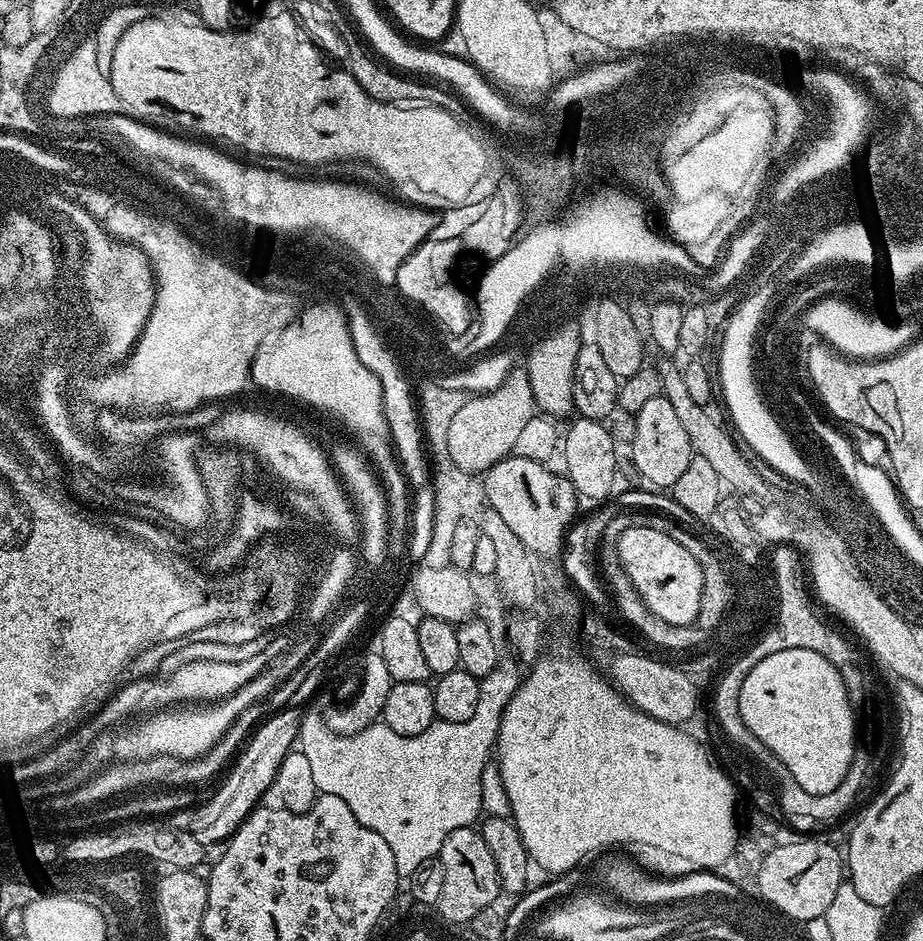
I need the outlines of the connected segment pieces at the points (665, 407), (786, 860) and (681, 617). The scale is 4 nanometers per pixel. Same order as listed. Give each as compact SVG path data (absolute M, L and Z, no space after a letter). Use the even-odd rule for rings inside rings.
M661 394L651 402L646 402L642 410L634 414L636 429L632 432L632 464L652 484L664 490L671 489L672 484L685 473L694 455L686 429L674 414L674 409L667 398Z
M821 838L815 840L792 840L789 844L777 843L775 847L766 854L765 858L759 864L756 874L757 886L759 888L758 896L761 901L772 905L783 916L801 922L819 916L824 916L827 907L834 899L834 894L846 876L846 868L842 863L841 849L834 845L828 845Z
M638 526L622 534L618 542L618 558L634 590L638 590L646 606L650 606L662 622L670 622L670 626L695 625L702 604L702 566L698 566L698 558L694 558L682 542L674 542L674 538L662 530Z

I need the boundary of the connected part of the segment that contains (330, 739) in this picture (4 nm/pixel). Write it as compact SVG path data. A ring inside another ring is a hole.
M501 655L496 668L490 670L490 674L479 677L478 706L467 722L435 719L417 736L394 734L394 730L390 730L390 726L383 722L371 724L369 728L361 728L358 732L341 734L329 727L320 716L308 714L303 717L298 748L310 762L317 793L334 794L334 798L342 798L342 802L350 806L354 818L358 818L362 826L374 830L374 834L382 834L382 839L390 845L390 851L394 854L394 866L398 866L401 878L411 878L414 870L422 866L422 862L437 859L442 842L446 842L454 830L473 827L481 819L484 763L488 755L493 755L500 729L500 716L520 685L522 668L520 672L519 666L511 655Z

